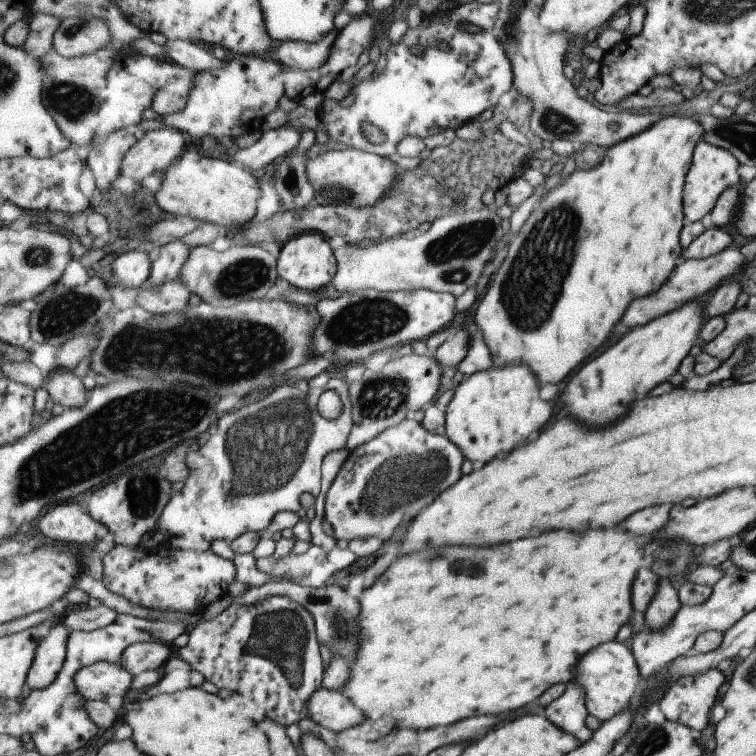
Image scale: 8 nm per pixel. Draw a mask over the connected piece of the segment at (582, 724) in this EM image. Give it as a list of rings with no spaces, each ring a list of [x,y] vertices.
[[[573,679],[568,682],[564,694],[543,708],[545,716],[560,730],[576,736],[578,740],[588,742],[594,731],[586,726],[589,712],[585,707],[586,690]]]

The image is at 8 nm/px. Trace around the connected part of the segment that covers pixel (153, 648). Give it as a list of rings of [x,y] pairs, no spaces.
[[[160,641],[136,642],[122,652],[119,664],[135,677],[146,670],[160,668],[167,662],[169,655],[169,648]]]

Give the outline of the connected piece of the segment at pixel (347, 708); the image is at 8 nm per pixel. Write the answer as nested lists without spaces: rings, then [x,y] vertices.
[[[320,687],[308,700],[308,718],[328,730],[346,730],[362,722],[364,714],[356,712],[340,689]]]

